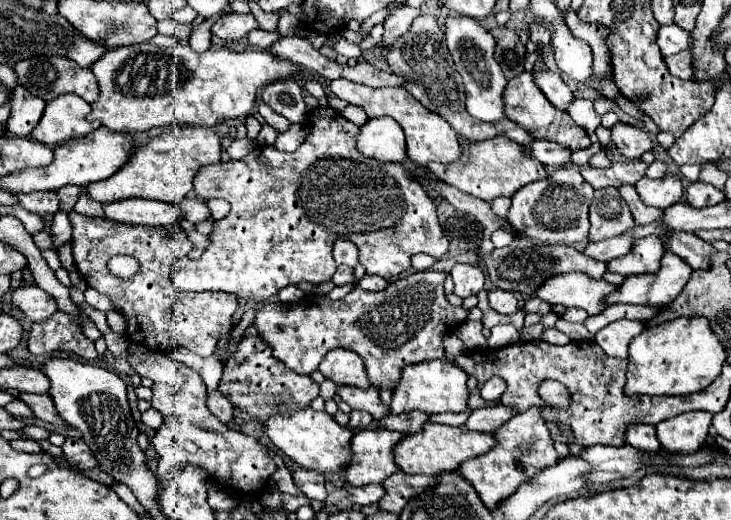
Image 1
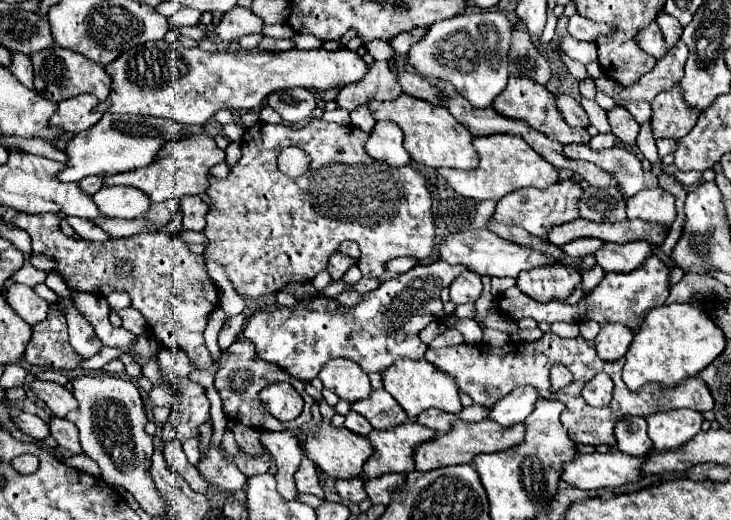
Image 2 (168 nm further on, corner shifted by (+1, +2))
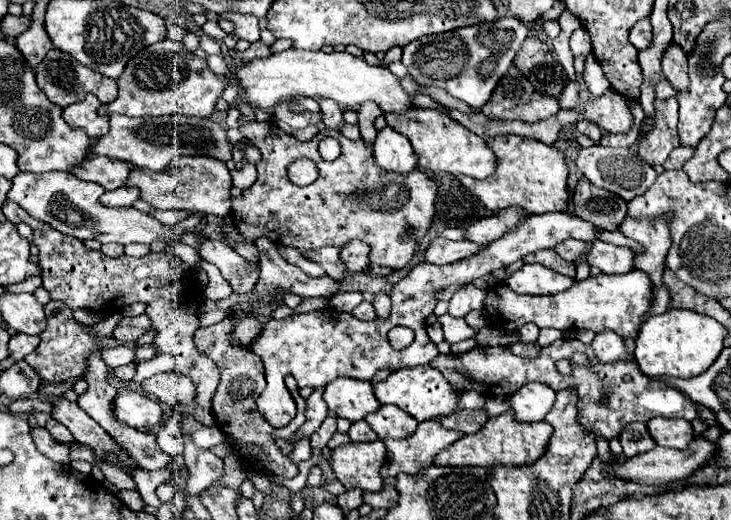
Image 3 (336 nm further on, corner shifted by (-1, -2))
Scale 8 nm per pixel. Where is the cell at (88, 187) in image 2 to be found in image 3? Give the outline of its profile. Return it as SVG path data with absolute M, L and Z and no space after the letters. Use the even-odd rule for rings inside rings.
M89 156L81 166L73 170L73 174L83 180L97 182L105 190L117 190L119 186L125 184L129 170L131 166L125 162L111 162L109 158L103 156Z

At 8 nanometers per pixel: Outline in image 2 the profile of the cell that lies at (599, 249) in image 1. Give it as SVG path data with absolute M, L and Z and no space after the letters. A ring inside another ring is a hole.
M581 238L581 240L571 240L569 244L563 246L565 254L571 258L585 258L589 254L595 254L601 248L601 240L597 238Z

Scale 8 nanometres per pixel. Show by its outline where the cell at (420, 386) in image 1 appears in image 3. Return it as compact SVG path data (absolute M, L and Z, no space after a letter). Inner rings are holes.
M431 366L399 368L399 370L391 372L385 380L377 382L373 386L373 390L375 390L375 396L381 400L381 404L395 404L419 422L453 414L459 404L459 394L451 388L451 384L447 384L443 374L435 372L435 368L431 368Z

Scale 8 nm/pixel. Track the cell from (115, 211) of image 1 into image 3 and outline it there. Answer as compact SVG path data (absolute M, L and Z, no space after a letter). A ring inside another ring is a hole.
M121 186L117 190L105 192L101 196L101 204L109 206L109 208L129 208L139 200L139 188L127 188Z

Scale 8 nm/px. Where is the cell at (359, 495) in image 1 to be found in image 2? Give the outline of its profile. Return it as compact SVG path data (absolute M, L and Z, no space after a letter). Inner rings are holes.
M351 478L351 480L337 480L335 482L335 488L337 488L337 494L343 498L343 500L351 500L355 504L363 502L367 498L365 490L363 490L363 478Z

